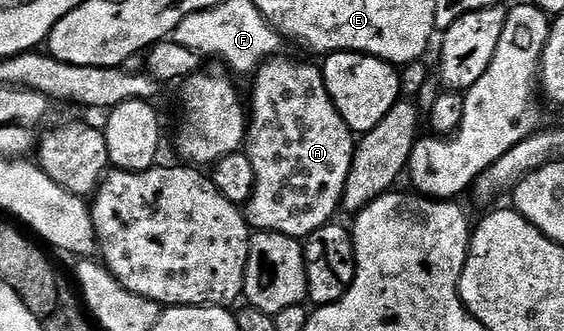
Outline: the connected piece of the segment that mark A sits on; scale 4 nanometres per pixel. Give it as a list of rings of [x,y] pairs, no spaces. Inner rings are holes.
[[[273,57],[265,59],[256,69],[252,83],[252,107],[250,103],[250,118],[246,123],[246,154],[250,157],[250,165],[254,169],[254,185],[252,186],[252,196],[248,198],[246,204],[246,218],[256,231],[273,231],[289,235],[291,239],[303,240],[310,233],[314,233],[322,225],[333,222],[332,215],[341,206],[344,197],[344,186],[348,180],[348,174],[352,168],[352,156],[356,153],[357,140],[354,132],[348,128],[346,121],[338,113],[334,101],[328,96],[328,90],[324,84],[324,72],[319,66],[312,63],[299,63],[296,59],[280,59]]]

